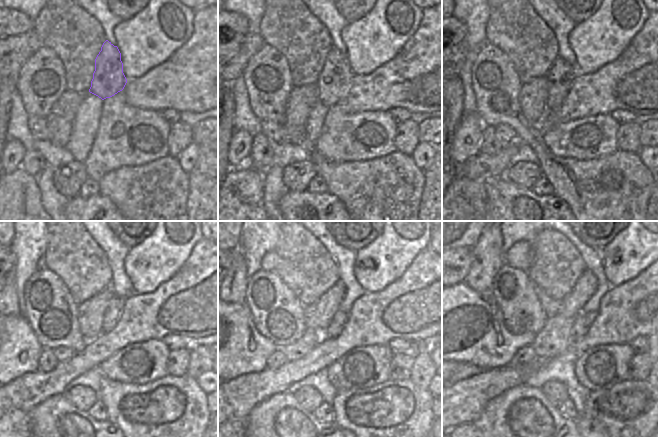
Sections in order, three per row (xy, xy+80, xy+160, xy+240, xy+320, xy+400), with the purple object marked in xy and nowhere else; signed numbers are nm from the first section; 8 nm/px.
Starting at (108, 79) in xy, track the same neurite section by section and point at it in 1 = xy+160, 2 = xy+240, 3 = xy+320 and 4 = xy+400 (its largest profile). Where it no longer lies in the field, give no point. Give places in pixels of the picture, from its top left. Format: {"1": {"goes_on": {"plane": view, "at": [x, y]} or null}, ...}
{"1": {"goes_on": {"plane": "xy+160", "at": [561, 75]}}, "2": {"goes_on": {"plane": "xy+240", "at": [114, 310]}}, "3": {"goes_on": {"plane": "xy+320", "at": [339, 320]}}, "4": {"goes_on": {"plane": "xy+400", "at": [580, 328]}}}

